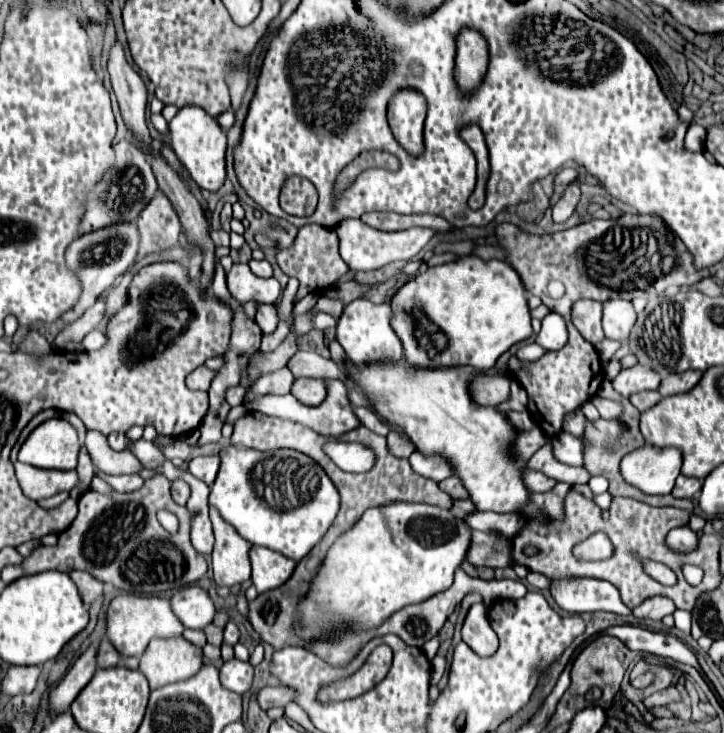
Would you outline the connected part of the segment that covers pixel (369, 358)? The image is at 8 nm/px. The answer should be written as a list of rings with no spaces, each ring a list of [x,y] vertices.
[[[352,300],[340,320],[338,320],[338,328],[336,328],[336,338],[342,344],[346,356],[352,362],[374,362],[374,360],[398,360],[402,358],[404,350],[402,350],[402,342],[396,336],[396,332],[390,326],[392,320],[392,306],[388,302],[384,304],[374,304],[370,300]]]

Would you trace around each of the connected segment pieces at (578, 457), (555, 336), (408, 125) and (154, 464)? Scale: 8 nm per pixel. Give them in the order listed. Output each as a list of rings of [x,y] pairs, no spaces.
[[[560,432],[552,438],[554,456],[568,466],[584,466],[584,450],[586,450],[586,438],[574,436],[570,432]]]
[[[550,312],[544,320],[542,320],[542,330],[536,336],[536,342],[546,348],[546,350],[560,350],[566,346],[568,342],[568,328],[566,328],[566,320],[556,314]]]
[[[400,90],[388,106],[388,122],[396,140],[414,156],[422,154],[422,126],[426,118],[424,96],[416,90]]]
[[[140,438],[132,444],[130,452],[144,464],[146,470],[154,470],[154,468],[160,468],[164,462],[166,462],[166,456],[162,454],[160,448],[156,448],[152,442]]]

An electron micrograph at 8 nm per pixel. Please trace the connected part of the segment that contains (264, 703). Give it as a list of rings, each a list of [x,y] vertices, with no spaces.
[[[276,686],[276,688],[262,688],[258,692],[258,704],[262,710],[268,710],[272,706],[286,706],[288,702],[292,702],[294,698],[294,692],[290,692],[290,688],[282,688],[282,686]]]

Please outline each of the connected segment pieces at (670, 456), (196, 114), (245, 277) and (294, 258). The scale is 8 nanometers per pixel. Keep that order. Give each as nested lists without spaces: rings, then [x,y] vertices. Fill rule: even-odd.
[[[650,444],[624,456],[620,470],[628,484],[646,494],[670,494],[680,474],[678,448],[654,448]]]
[[[186,106],[178,110],[172,118],[170,134],[172,134],[172,150],[176,152],[178,160],[186,166],[192,180],[204,190],[220,190],[226,180],[226,130],[218,124],[214,116],[198,106]]]
[[[234,264],[226,274],[226,282],[232,298],[236,298],[240,304],[248,300],[274,304],[282,292],[282,286],[274,276],[258,278],[254,272],[250,272],[248,264]]]
[[[308,224],[300,228],[290,248],[278,248],[276,262],[286,276],[294,276],[300,280],[300,288],[294,302],[300,302],[306,294],[322,296],[322,292],[334,286],[348,272],[346,262],[338,254],[338,234],[330,228],[316,224]]]

